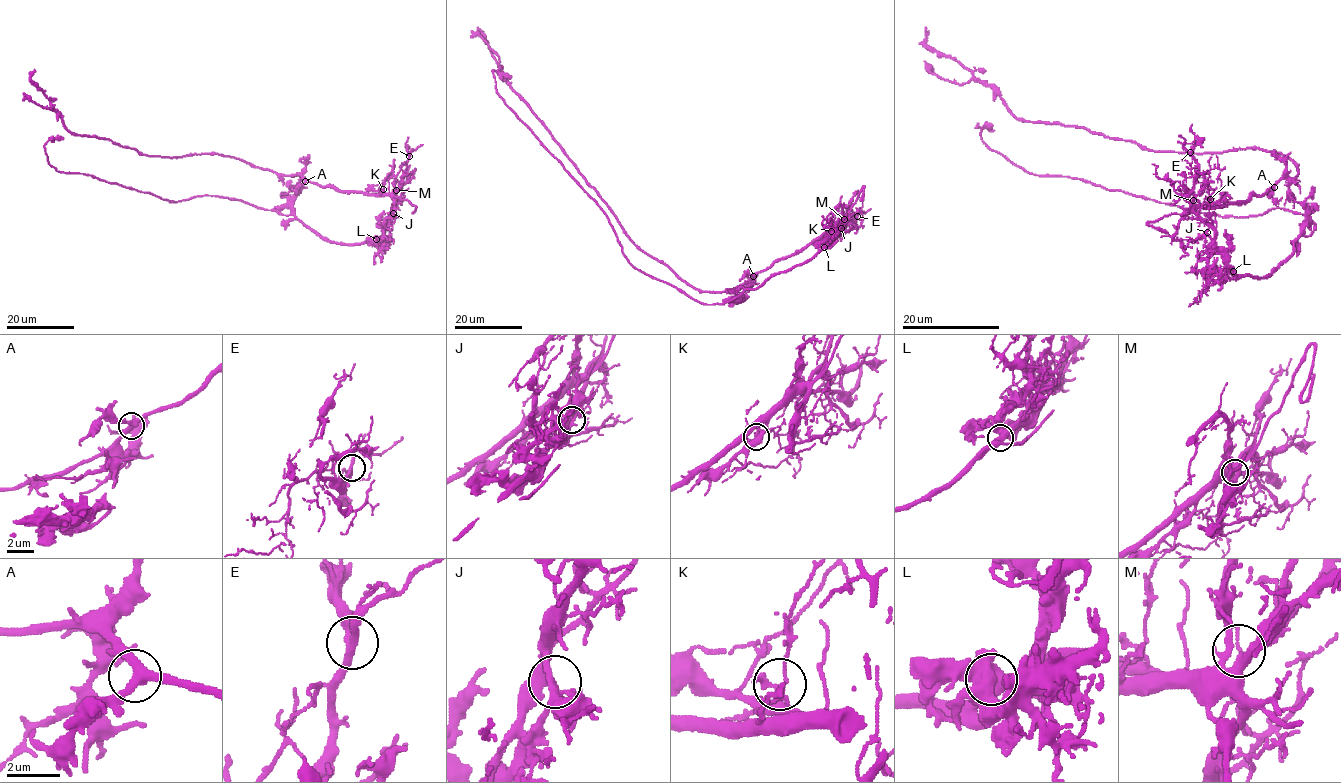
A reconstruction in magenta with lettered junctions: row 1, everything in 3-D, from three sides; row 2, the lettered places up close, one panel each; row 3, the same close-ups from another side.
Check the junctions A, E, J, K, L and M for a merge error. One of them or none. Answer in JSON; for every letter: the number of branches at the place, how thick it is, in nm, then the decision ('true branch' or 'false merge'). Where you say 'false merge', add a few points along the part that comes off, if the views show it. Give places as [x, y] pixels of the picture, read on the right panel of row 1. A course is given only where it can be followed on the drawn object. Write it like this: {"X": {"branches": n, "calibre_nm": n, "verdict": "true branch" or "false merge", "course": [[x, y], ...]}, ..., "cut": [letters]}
{"A": {"branches": 3, "calibre_nm": 320, "verdict": "true branch"}, "E": {"branches": 3, "calibre_nm": 260, "verdict": "true branch"}, "J": {"branches": 3, "calibre_nm": 220, "verdict": "false merge", "course": [[1207, 232], [1230, 271], [1265, 278], [1316, 226], [1283, 208], [1219, 216], [1029, 174], [982, 140], [990, 125]]}, "K": {"branches": 3, "calibre_nm": 150, "verdict": "true branch"}, "L": {"branches": 3, "calibre_nm": 400, "verdict": "true branch"}, "M": {"branches": 3, "calibre_nm": 280, "verdict": "true branch"}, "cut": ["J"]}

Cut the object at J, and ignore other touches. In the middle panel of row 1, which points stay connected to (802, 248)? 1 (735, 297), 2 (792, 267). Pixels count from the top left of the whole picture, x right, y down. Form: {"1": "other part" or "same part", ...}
{"1": "other part", "2": "other part"}

